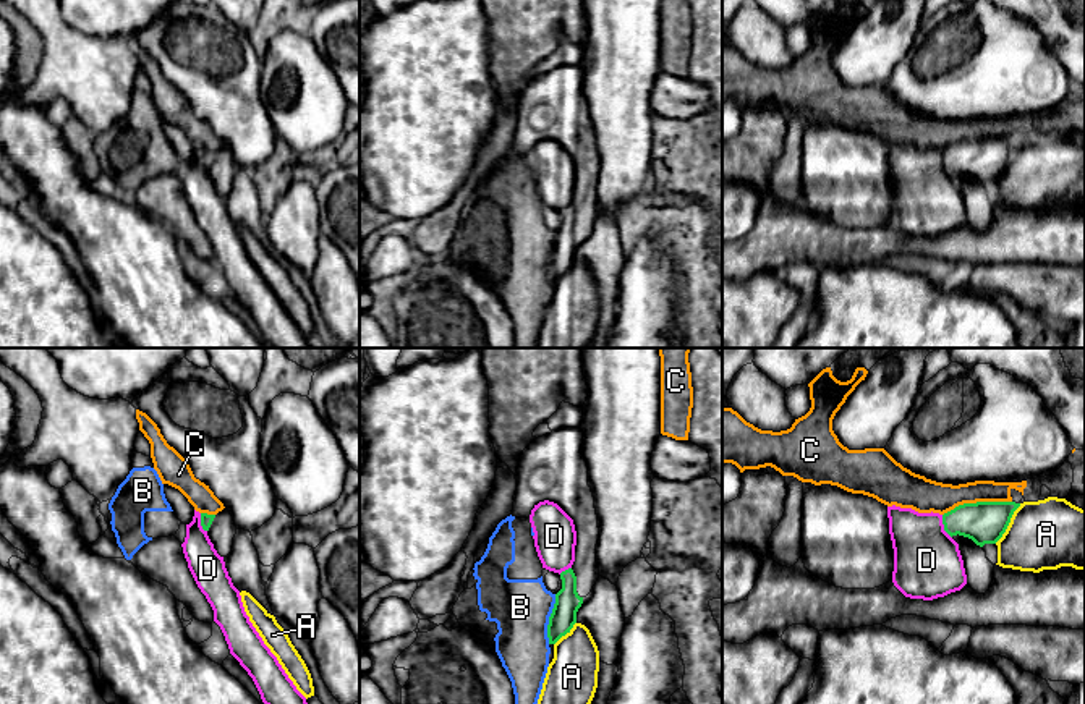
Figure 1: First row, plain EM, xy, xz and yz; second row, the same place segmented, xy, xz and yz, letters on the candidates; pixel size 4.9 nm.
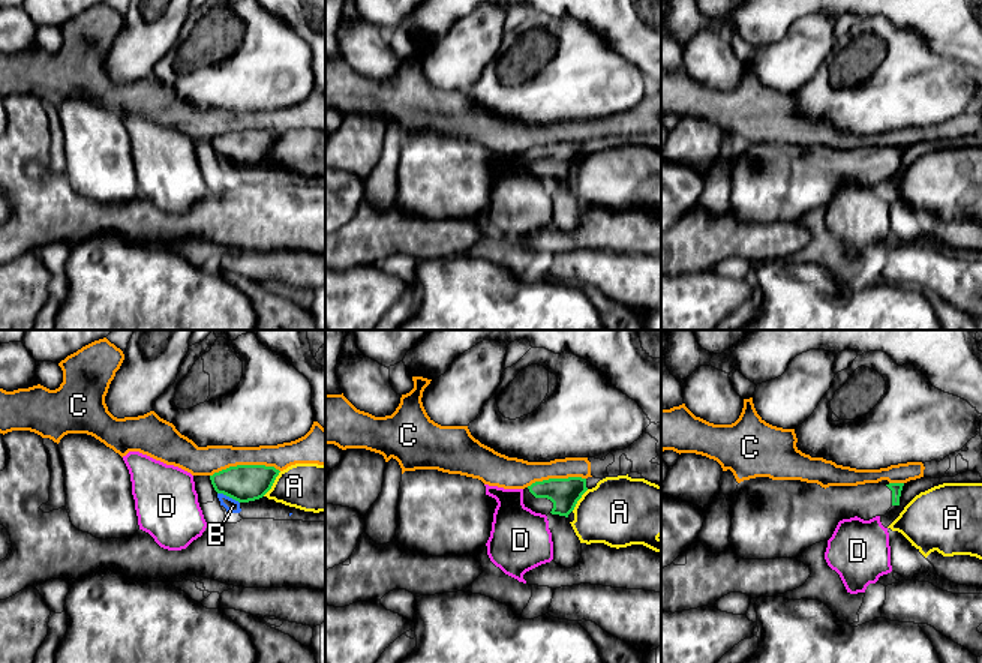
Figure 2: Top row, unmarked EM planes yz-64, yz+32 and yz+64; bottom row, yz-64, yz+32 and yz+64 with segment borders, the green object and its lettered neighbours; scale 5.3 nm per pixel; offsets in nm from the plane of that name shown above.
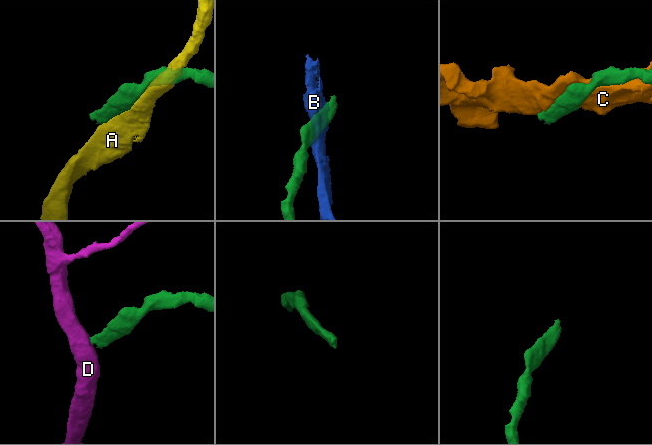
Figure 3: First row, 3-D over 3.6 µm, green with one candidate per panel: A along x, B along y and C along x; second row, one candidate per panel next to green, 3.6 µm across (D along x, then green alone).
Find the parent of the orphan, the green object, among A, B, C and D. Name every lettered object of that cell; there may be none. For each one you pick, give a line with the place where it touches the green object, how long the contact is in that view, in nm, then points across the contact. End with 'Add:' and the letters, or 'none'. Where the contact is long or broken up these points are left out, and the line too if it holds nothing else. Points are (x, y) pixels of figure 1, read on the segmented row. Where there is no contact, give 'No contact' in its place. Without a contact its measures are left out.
Add: none

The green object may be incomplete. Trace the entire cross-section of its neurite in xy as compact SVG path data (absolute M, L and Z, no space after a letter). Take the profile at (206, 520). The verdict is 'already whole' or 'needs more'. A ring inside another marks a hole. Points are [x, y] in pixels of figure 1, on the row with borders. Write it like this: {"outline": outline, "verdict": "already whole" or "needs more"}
{"outline": "M223 508L217 515L201 513L201 526L207 532L217 553L227 557L233 549L233 537L236 534L230 511Z", "verdict": "needs more"}

